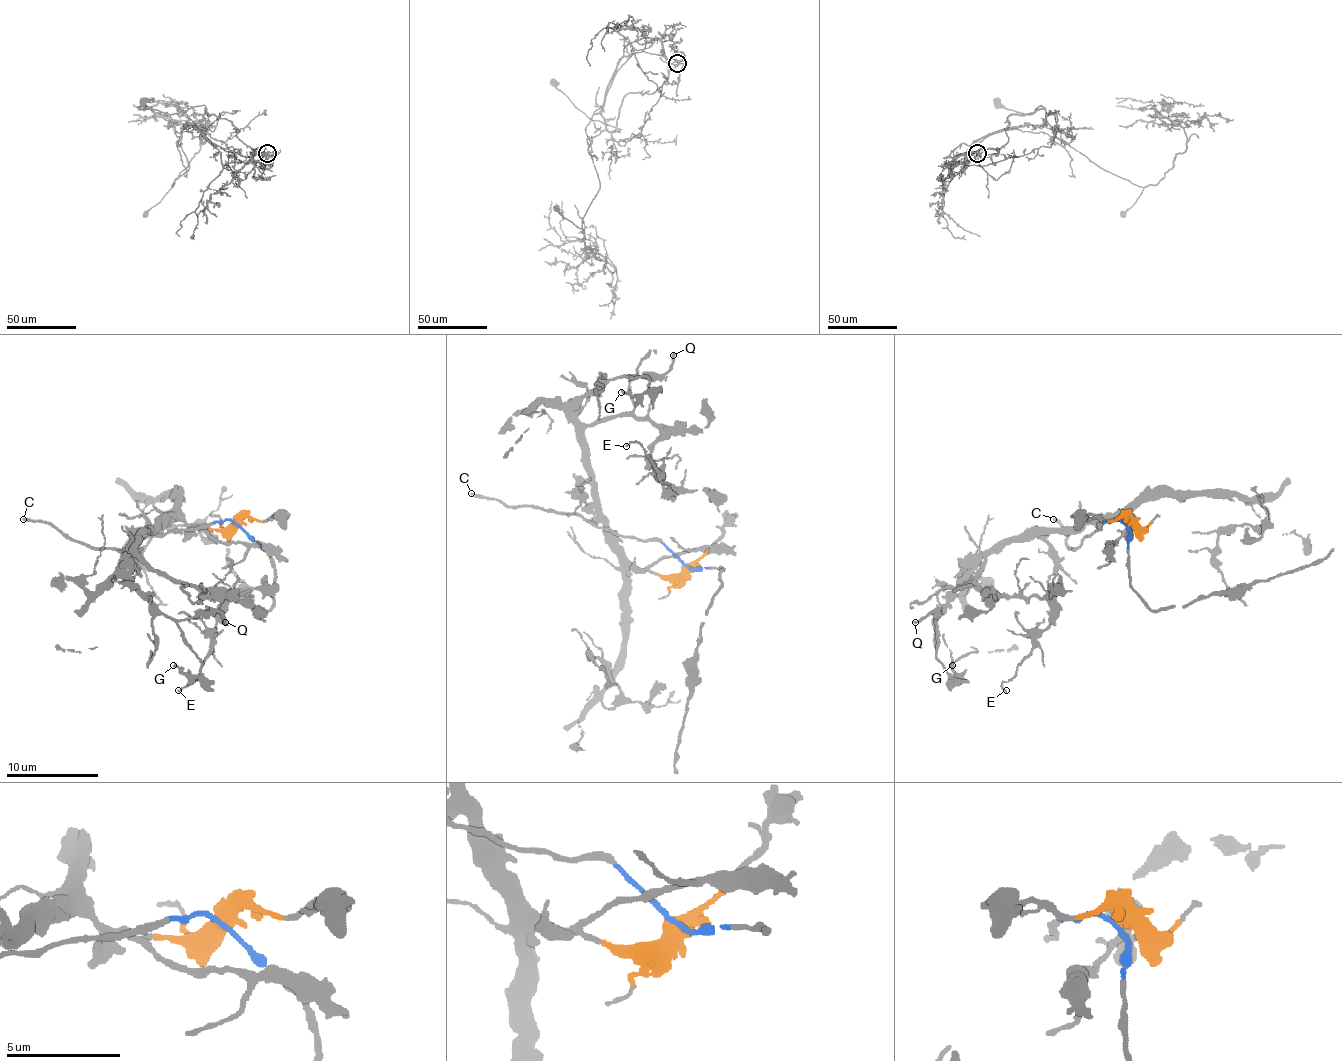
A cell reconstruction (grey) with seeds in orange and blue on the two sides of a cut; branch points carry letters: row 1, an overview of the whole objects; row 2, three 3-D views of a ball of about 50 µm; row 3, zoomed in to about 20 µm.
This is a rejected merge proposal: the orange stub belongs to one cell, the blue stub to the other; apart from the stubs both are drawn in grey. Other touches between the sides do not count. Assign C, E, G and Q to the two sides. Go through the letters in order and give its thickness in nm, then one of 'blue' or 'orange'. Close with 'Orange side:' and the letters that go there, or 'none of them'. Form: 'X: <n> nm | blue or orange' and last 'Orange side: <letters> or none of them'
C: 240 nm | blue
E: 150 nm | orange
G: 200 nm | orange
Q: 240 nm | orange
Orange side: E, G, Q

